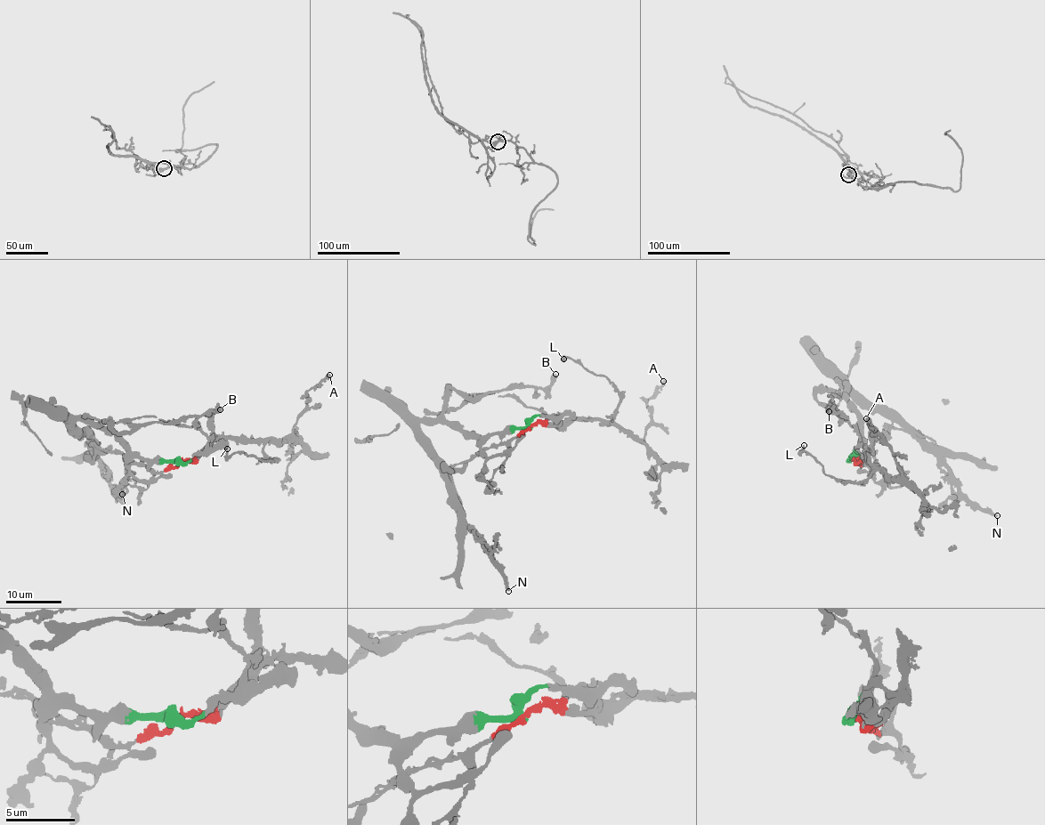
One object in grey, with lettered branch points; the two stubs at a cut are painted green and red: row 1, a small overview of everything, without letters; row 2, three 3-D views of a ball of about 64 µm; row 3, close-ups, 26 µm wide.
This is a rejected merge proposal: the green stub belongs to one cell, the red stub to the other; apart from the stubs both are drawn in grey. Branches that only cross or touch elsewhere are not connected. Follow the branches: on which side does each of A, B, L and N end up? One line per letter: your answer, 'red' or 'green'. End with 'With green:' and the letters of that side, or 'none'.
A: red
B: green
L: red
N: green
With green: B, N

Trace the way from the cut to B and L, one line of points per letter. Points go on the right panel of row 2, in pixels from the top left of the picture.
B: (858, 459), (854, 452), (861, 436), (854, 412), (841, 398), (817, 392), (820, 402), (839, 414), (829, 410)
L: (857, 459), (857, 464), (865, 451), (872, 473), (860, 481), (841, 482), (800, 450), (804, 445)

